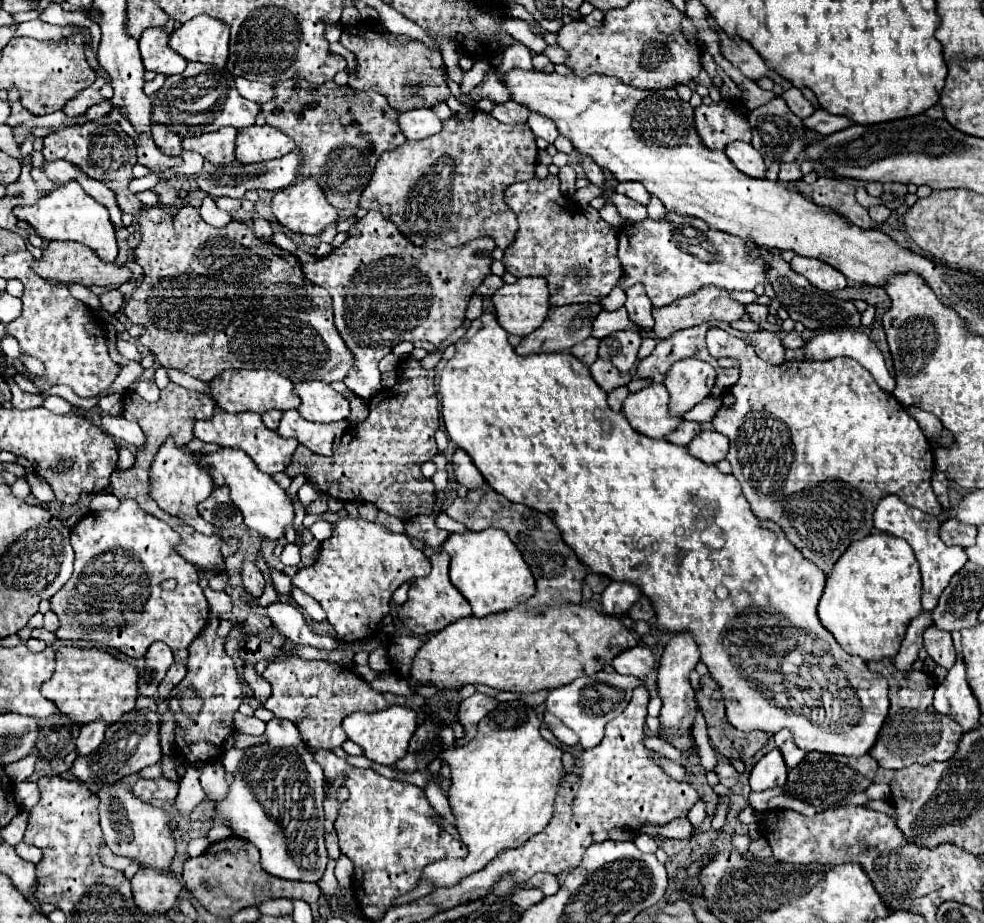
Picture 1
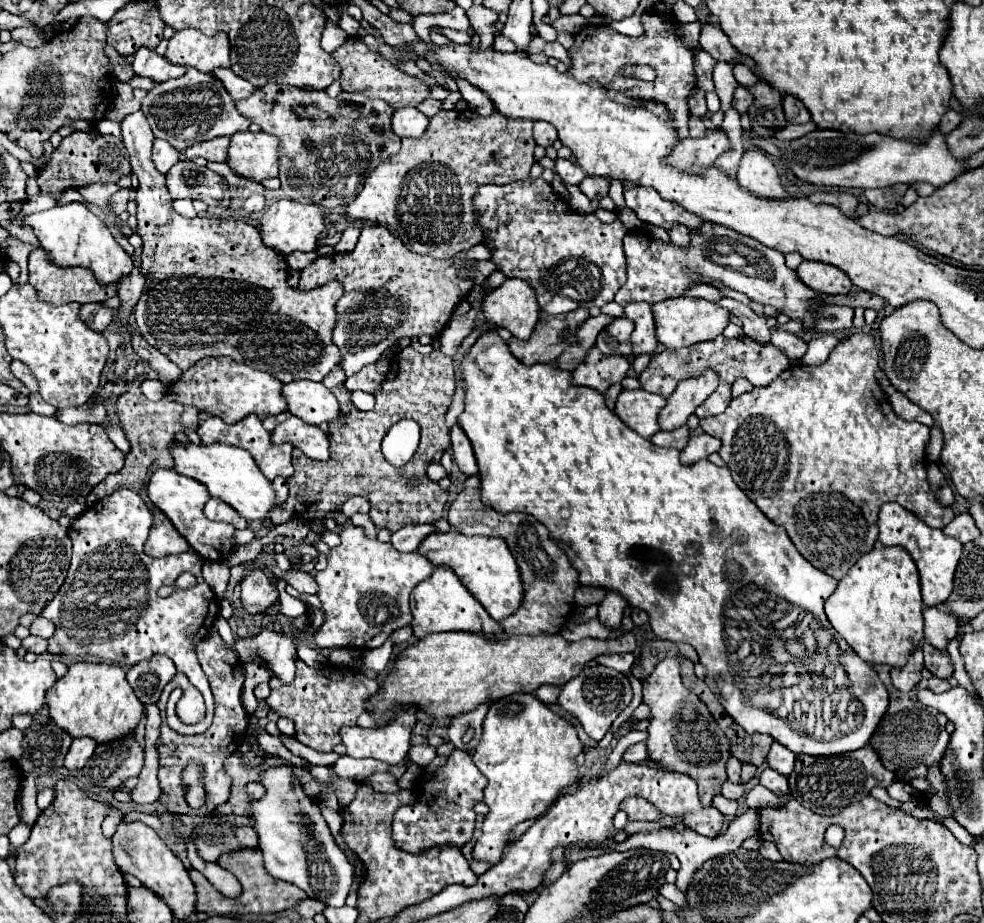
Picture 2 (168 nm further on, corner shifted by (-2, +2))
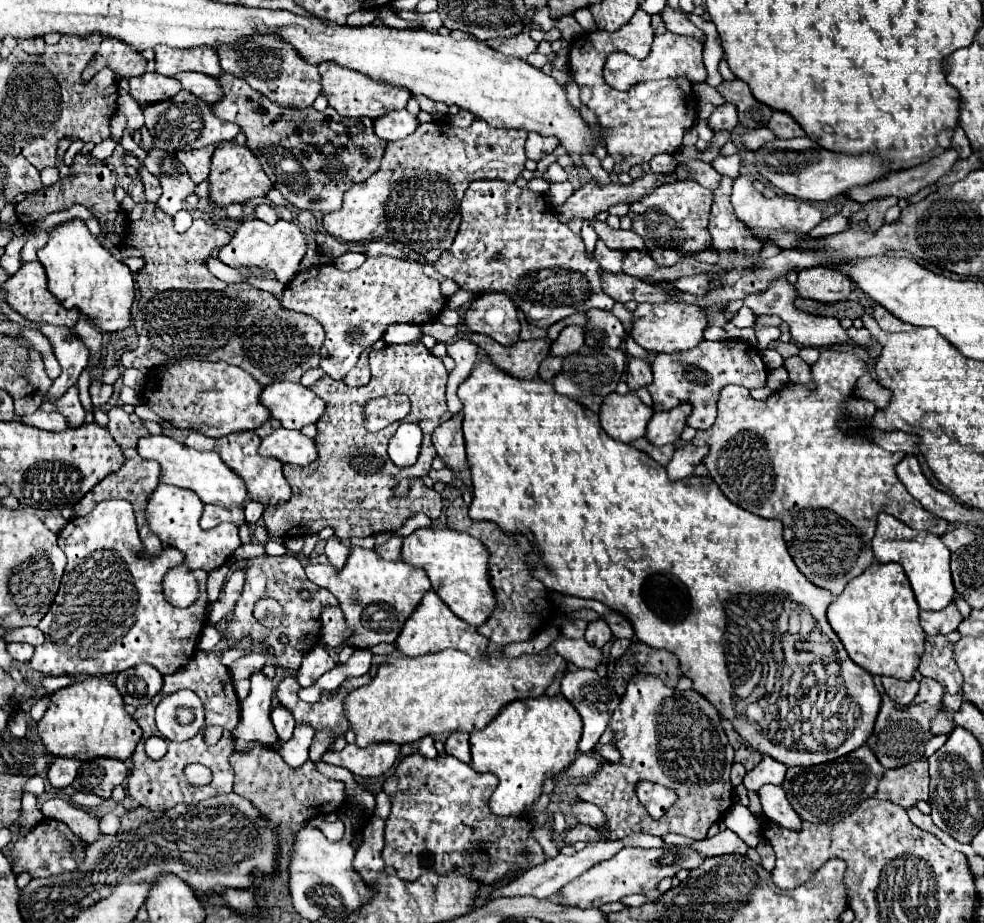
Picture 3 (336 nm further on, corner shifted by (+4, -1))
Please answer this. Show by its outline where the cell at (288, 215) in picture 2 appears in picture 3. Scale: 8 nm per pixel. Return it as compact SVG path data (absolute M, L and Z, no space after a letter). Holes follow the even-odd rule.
M243 220L241 226L235 230L231 242L219 250L219 260L231 268L251 268L271 272L281 284L289 284L293 276L297 276L299 262L307 250L305 234L299 230L295 222L277 220L275 226L269 226L261 220Z

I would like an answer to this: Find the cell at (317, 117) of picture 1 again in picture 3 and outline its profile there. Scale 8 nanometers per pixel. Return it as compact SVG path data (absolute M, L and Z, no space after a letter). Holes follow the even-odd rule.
M221 72L217 80L225 90L225 96L213 104L213 114L221 120L235 122L241 128L247 136L245 146L251 148L275 188L295 208L321 214L339 210L343 194L353 184L367 180L379 170L387 142L375 136L373 120L345 118L333 108L327 108L325 112L317 112L315 108L281 108L233 74ZM287 158L297 160L303 170L287 170Z

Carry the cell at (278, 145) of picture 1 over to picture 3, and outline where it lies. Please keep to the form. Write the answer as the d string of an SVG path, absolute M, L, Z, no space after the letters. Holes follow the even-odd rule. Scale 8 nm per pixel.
M229 142L215 148L207 182L209 182L209 202L215 204L217 208L223 208L229 204L243 204L251 198L267 196L267 192L273 190L273 182L263 172L263 168L257 162L257 158L253 156L253 152L245 146L237 146L237 144L229 144Z

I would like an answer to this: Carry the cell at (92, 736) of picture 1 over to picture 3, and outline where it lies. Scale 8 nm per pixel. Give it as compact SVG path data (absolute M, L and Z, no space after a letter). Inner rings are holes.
M55 758L55 762L51 764L51 768L47 772L51 788L55 788L55 790L67 788L75 780L77 770L79 770L77 760L73 760L73 758Z

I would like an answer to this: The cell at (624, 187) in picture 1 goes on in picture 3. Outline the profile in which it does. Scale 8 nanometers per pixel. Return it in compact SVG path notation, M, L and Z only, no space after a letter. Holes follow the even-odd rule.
M693 180L659 186L651 196L631 204L629 218L633 220L631 230L645 242L645 250L653 256L659 266L673 266L689 254L703 252L711 246L711 234L707 230L709 214L713 204L713 192L699 186Z

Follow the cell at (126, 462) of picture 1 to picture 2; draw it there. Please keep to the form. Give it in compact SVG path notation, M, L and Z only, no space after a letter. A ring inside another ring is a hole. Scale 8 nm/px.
M107 425L107 435L117 445L117 449L121 449L123 453L131 451L129 449L131 445L129 445L129 441L127 441L127 437L125 437L125 433L123 433L123 429L119 425Z

